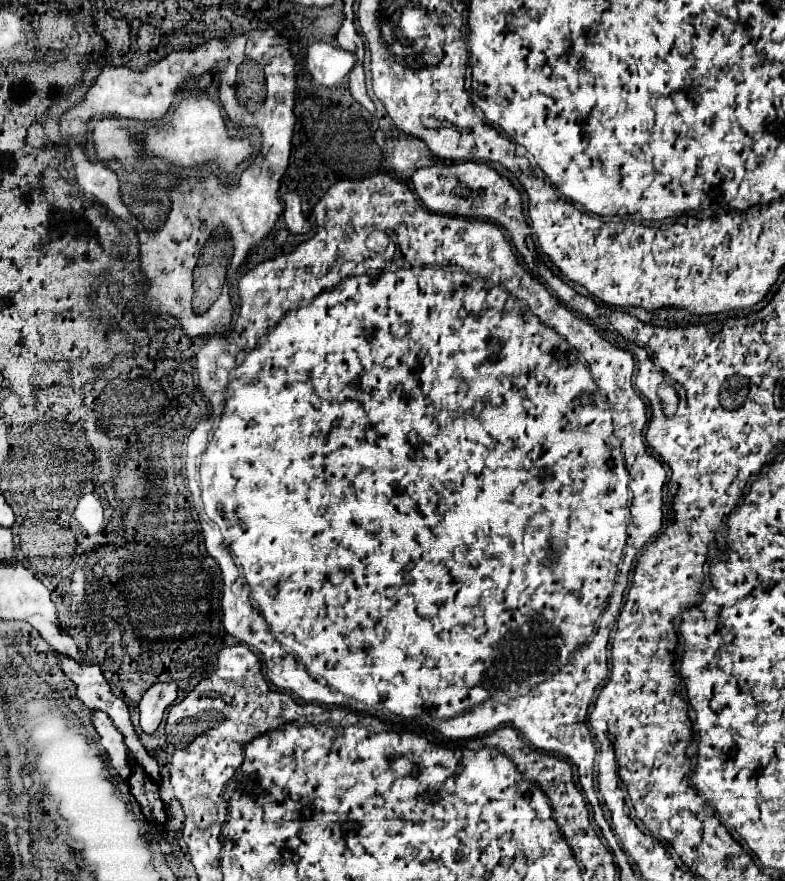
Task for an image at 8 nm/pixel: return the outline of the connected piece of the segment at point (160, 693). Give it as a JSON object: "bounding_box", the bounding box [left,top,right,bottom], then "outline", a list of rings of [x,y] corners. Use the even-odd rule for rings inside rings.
{"bounding_box":[138,682,178,734],"outline":[[[158,682],[146,690],[144,698],[138,704],[140,710],[140,728],[146,734],[154,734],[162,722],[164,710],[176,700],[178,686],[176,682]]]}

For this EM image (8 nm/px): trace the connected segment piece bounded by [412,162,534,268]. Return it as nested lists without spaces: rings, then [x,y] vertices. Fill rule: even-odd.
[[[476,162],[420,168],[412,176],[412,186],[430,212],[454,214],[454,216],[466,216],[466,218],[480,218],[480,220],[490,220],[498,226],[504,226],[512,244],[524,256],[526,266],[534,268],[534,258],[524,244],[524,238],[530,236],[530,226],[526,224],[524,214],[522,214],[520,192],[510,184],[510,180],[498,176],[496,170],[492,170],[486,164]],[[464,186],[468,188],[468,196],[462,196],[464,192],[460,192],[460,188],[464,188]]]

